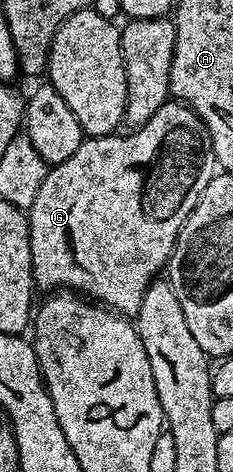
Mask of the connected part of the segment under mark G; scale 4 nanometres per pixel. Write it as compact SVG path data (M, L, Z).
M173 98L166 100L164 106L160 106L160 110L156 110L156 114L152 114L152 118L148 118L148 122L144 122L139 128L127 131L127 133L127 136L111 134L83 139L80 150L76 150L76 154L72 154L72 158L53 165L47 171L46 177L40 183L40 190L36 193L35 201L28 209L28 215L30 218L30 253L34 267L34 283L39 289L80 290L83 297L127 318L134 318L137 317L140 310L140 302L144 302L144 294L150 289L150 285L155 283L157 276L154 275L161 268L163 271L169 265L170 255L174 252L178 235L188 214L192 214L200 194L204 194L204 186L208 186L208 182L216 174L216 161L212 150L212 138L208 134L208 126L204 126L202 119L180 100Z

